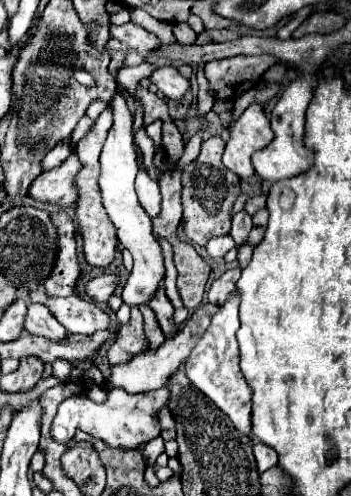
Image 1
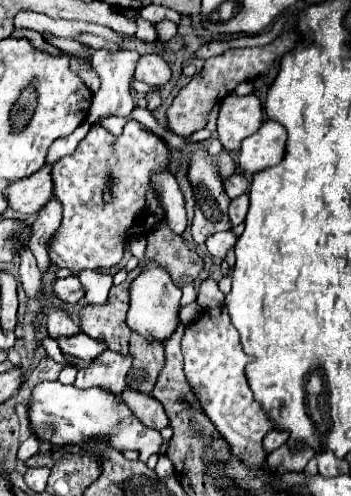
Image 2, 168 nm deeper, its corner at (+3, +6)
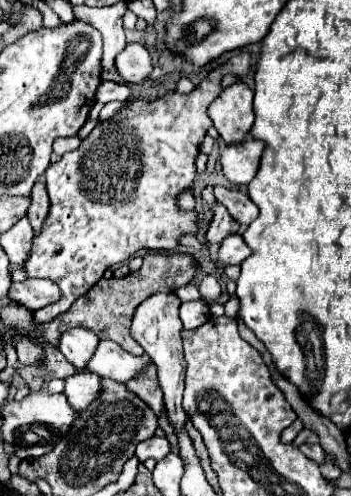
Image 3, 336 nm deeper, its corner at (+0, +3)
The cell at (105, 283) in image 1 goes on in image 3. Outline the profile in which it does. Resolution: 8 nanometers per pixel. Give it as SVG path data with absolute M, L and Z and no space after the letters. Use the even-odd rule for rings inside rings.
M25 279L21 283L11 283L7 299L29 311L37 311L59 299L59 287L47 279Z

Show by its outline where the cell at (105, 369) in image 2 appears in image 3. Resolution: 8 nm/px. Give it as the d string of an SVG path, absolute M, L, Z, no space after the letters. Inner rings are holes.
M75 373L65 379L63 393L75 411L85 409L99 395L101 377L95 373Z

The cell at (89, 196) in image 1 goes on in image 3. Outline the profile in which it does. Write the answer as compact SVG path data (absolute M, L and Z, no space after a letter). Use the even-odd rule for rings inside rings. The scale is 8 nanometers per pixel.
M239 53L239 55L235 55L229 63L221 65L221 67L215 67L215 69L199 83L199 87L195 87L195 89L193 89L191 93L187 93L187 95L169 91L169 93L165 93L163 97L157 97L157 99L153 99L153 101L147 101L147 99L129 99L129 101L125 103L125 107L123 107L121 111L117 111L117 113L111 117L109 123L103 123L103 125L109 125L109 129L103 129L103 127L97 129L95 133L91 133L87 139L81 141L79 149L75 149L75 151L71 151L71 153L65 153L57 163L53 163L53 165L47 167L47 171L45 171L45 179L47 179L47 181L45 181L45 183L47 183L47 193L49 193L49 213L47 213L47 217L45 217L45 221L43 221L41 233L35 235L33 241L31 241L31 251L29 251L29 257L27 257L25 265L23 265L23 271L25 271L27 277L39 277L39 279L49 279L49 281L57 283L59 289L61 289L61 299L59 299L57 303L47 305L45 309L35 311L35 319L37 319L39 323L51 321L55 315L61 315L63 311L67 311L67 309L71 307L71 303L73 303L75 299L79 299L79 295L85 295L85 293L103 277L105 269L109 269L109 267L115 265L115 263L123 263L123 261L131 259L133 253L137 253L139 249L147 249L147 251L173 251L173 249L179 245L179 239L181 239L183 235L197 235L197 231L199 231L197 213L195 213L195 211L183 211L183 209L179 209L177 197L179 197L179 193L191 191L191 189L193 189L193 179L195 179L195 157L197 157L197 153L199 153L199 143L203 141L207 129L213 125L213 121L211 121L209 115L207 115L207 107L209 107L209 105L213 103L213 99L223 91L223 87L221 87L221 77L227 75L227 73L233 73L233 75L237 75L237 77L243 77L243 75L249 73L249 65L251 65L251 55L249 55L249 53ZM105 133L111 133L111 141L105 139Z

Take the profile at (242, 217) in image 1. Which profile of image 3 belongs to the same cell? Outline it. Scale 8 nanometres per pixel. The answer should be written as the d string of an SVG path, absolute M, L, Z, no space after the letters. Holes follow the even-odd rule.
M221 185L213 187L213 195L219 203L223 203L227 207L227 211L231 213L231 217L235 221L239 221L241 225L249 225L255 217L257 217L257 207L255 203L249 199L247 193L239 191L239 189L225 189Z

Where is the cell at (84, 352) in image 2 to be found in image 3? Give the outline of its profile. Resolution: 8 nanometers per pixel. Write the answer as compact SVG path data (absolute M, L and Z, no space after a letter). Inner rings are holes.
M101 341L95 355L89 361L89 369L99 377L109 377L117 383L127 383L135 379L151 363L149 355L135 357L121 349L117 343Z

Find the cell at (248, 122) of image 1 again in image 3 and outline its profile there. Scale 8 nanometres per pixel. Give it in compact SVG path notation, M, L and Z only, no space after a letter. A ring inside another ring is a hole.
M237 81L223 89L209 107L213 127L225 143L239 143L253 125L253 91Z

